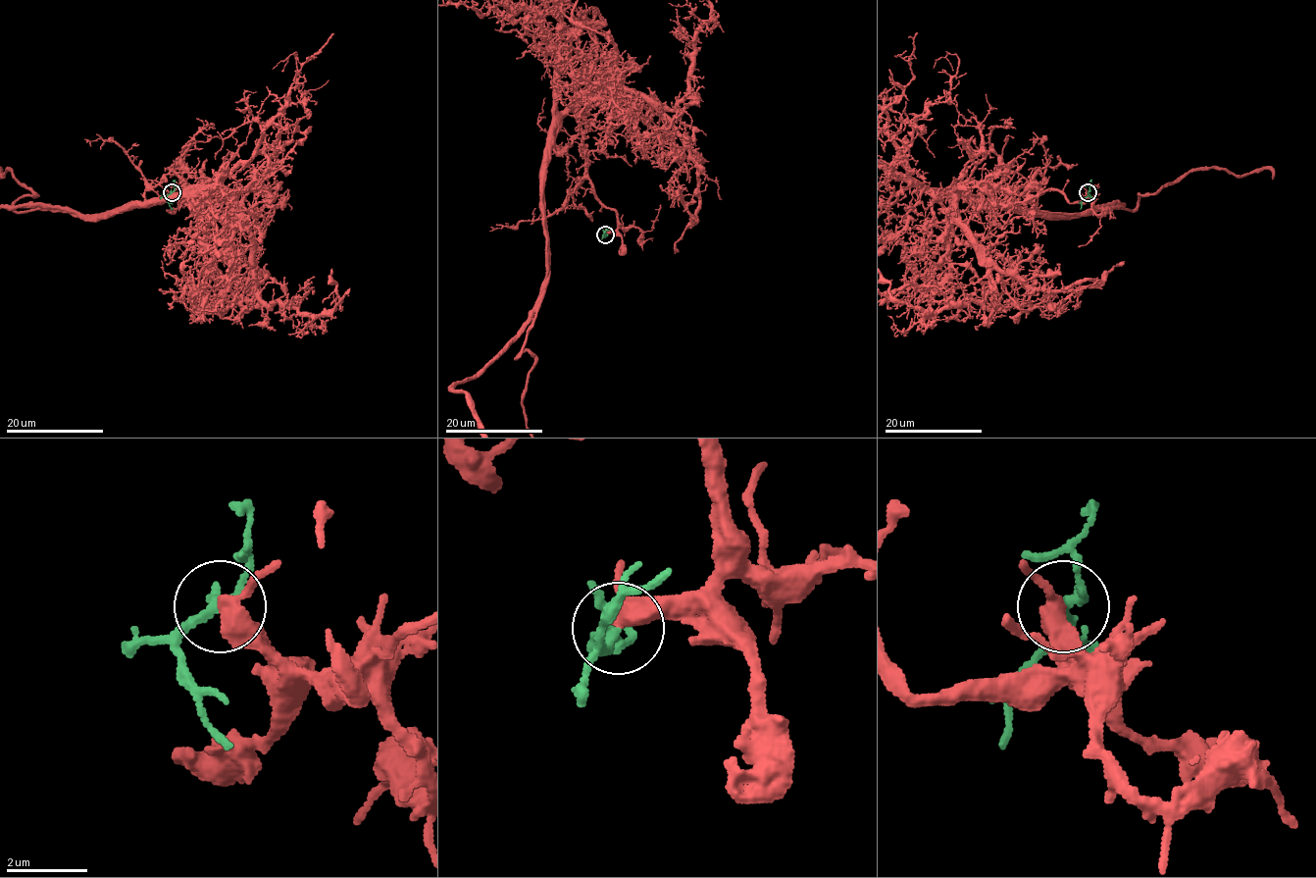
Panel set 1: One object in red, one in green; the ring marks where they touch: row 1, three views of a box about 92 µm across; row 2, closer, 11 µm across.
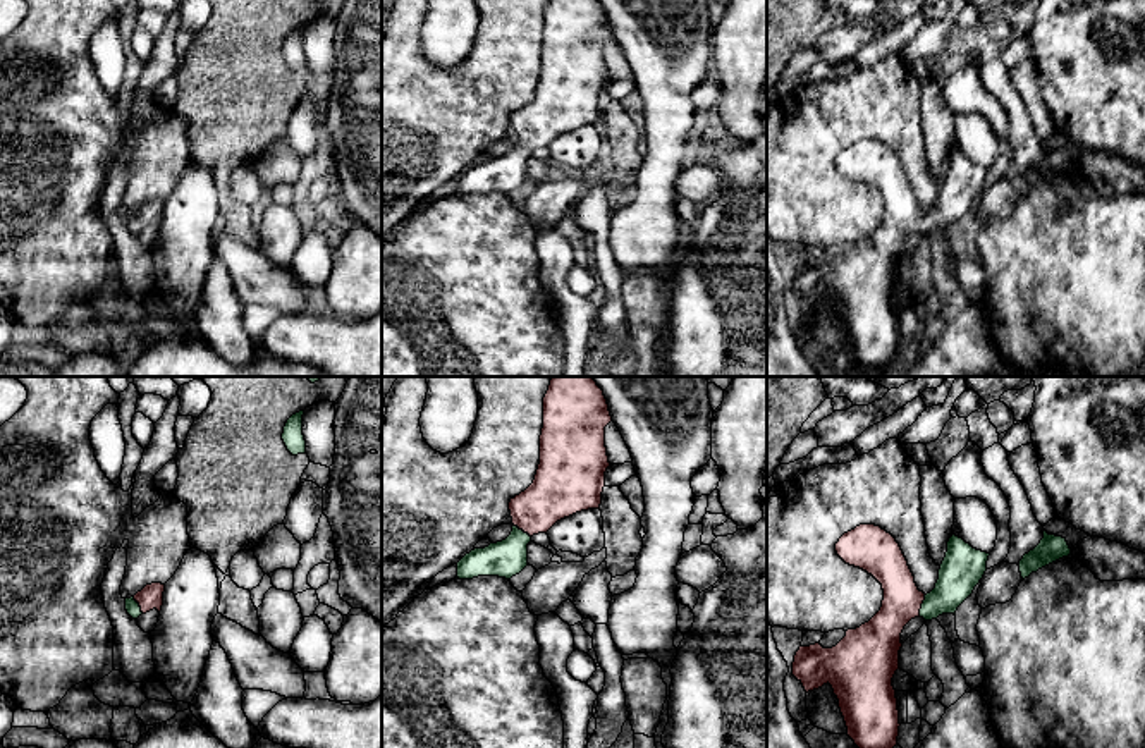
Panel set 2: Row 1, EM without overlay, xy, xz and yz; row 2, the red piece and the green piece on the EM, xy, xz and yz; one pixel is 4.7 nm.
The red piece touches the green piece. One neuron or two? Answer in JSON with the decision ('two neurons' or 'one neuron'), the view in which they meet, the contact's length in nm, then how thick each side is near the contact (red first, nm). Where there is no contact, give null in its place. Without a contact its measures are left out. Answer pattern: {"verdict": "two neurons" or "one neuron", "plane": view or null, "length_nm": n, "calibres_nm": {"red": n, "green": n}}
{"verdict": "one neuron", "plane": "yz", "length_nm": 110, "calibres_nm": {"red": 200, "green": 190}}

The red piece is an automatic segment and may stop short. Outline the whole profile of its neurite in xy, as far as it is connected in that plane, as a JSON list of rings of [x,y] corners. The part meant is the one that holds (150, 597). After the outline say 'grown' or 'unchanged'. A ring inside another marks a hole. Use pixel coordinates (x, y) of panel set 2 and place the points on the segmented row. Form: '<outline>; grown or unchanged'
[[[162,583],[146,585],[134,597],[126,598],[127,614],[132,619],[138,619],[141,614],[146,614],[153,609],[160,612],[163,605],[163,592],[165,592],[165,585]]]; grown

